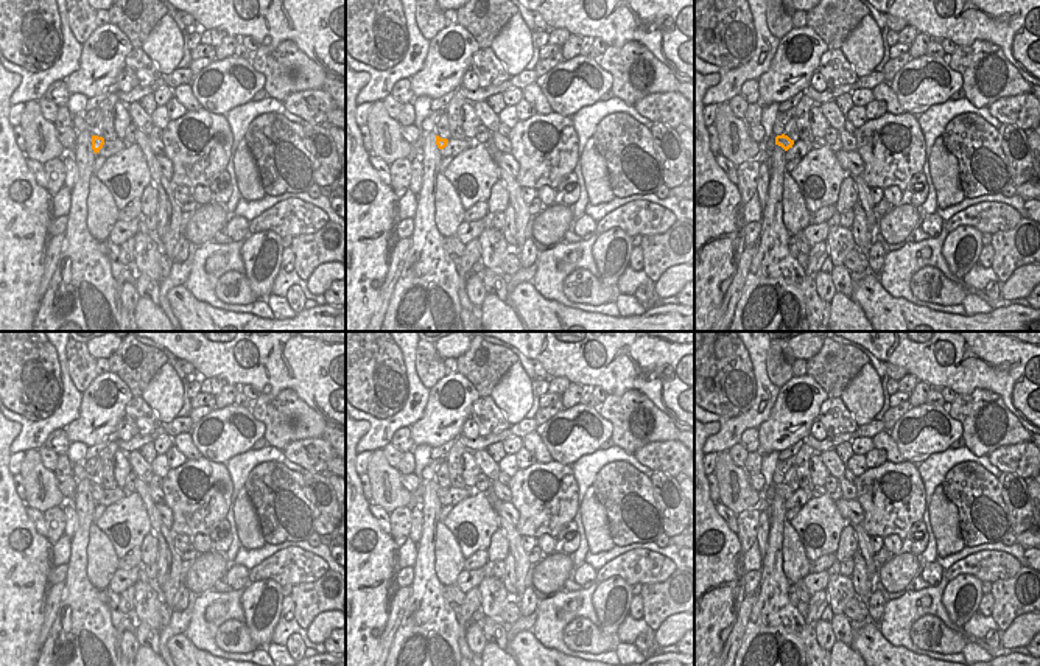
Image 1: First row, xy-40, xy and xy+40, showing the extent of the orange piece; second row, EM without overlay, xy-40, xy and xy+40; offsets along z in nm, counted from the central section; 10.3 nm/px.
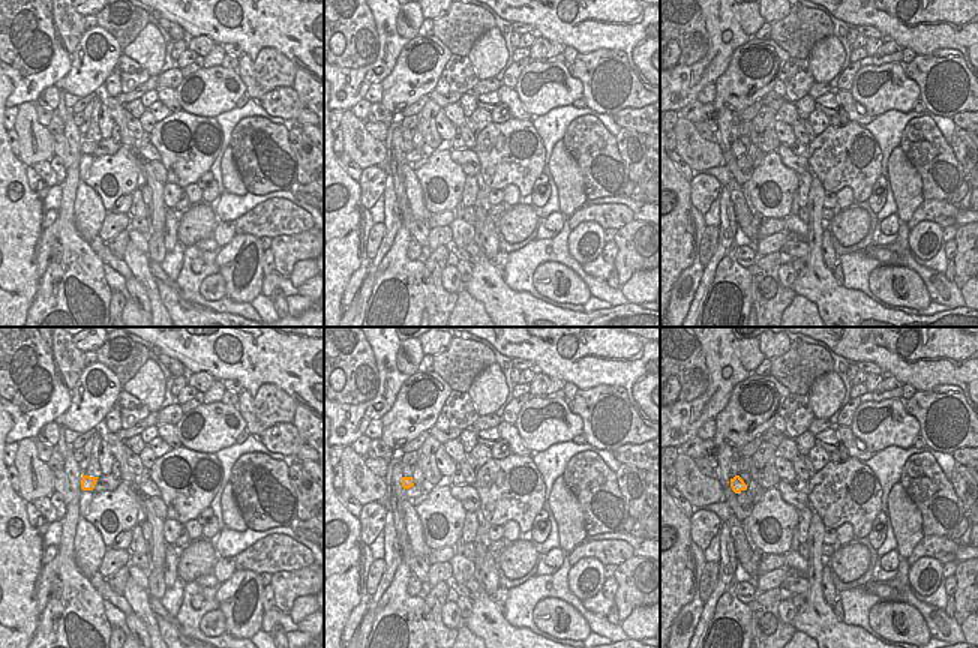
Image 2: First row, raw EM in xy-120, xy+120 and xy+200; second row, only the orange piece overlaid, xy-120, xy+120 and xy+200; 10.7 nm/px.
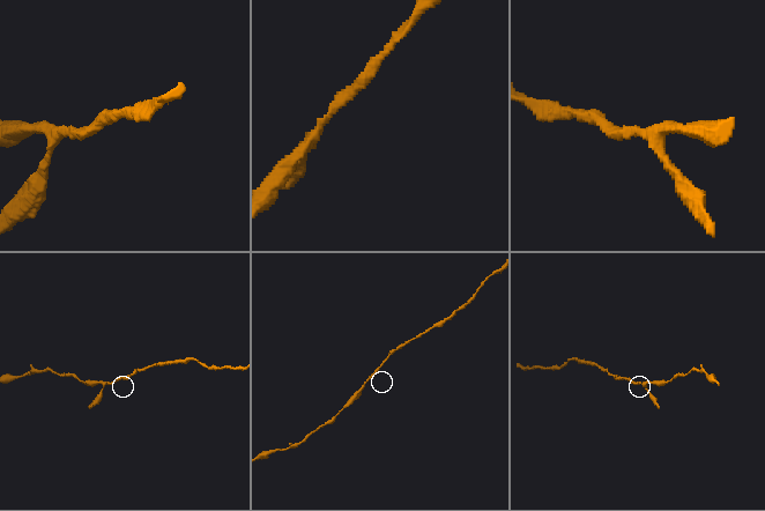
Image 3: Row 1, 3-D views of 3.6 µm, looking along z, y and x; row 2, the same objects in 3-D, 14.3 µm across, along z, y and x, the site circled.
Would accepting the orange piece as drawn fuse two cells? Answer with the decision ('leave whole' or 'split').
leave whole

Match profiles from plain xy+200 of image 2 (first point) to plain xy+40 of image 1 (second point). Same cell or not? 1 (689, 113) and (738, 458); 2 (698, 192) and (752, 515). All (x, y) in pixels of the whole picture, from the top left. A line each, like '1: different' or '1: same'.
1: same
2: same

